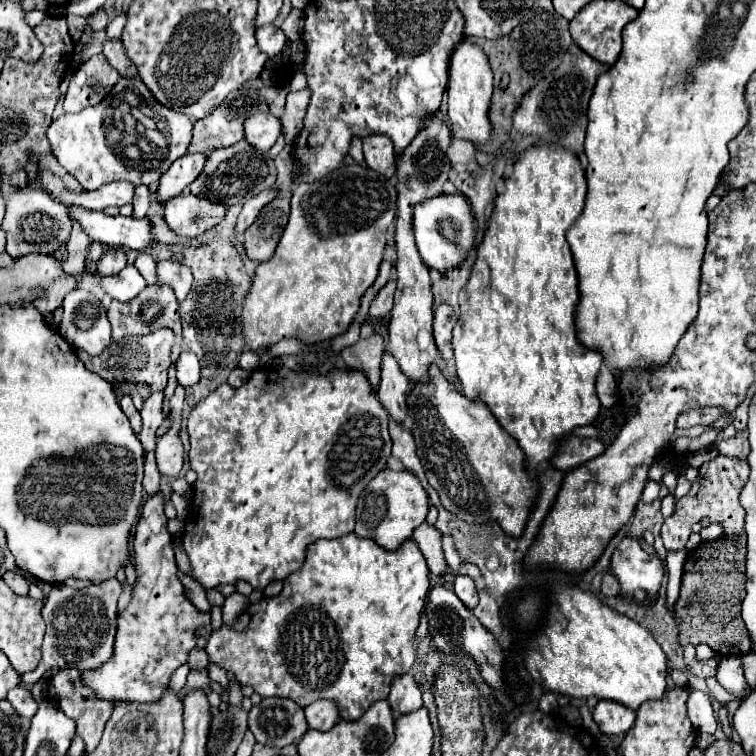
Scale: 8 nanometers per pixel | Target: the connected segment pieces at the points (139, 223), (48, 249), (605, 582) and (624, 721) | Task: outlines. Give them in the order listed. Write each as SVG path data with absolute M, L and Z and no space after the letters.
M70 207L72 219L80 221L86 233L110 247L128 247L136 251L144 251L146 247L154 245L152 235L152 221L148 217L134 219L134 217L110 217L102 211L84 211L78 207Z
M22 189L8 199L2 229L6 231L6 251L14 259L28 253L64 255L72 231L72 219L68 217L68 207L64 203L46 197L46 193L42 191Z
M604 573L604 577L602 577L602 595L606 595L606 597L620 595L620 585L612 573Z
M598 701L598 705L592 711L592 717L602 733L618 735L626 733L634 725L636 713L616 701Z

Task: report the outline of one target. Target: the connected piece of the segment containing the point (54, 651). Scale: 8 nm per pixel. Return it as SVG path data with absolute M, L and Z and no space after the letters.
M108 579L102 585L90 585L86 589L72 589L66 585L56 585L48 599L44 601L42 617L46 621L46 635L42 645L42 661L34 671L22 675L20 687L34 685L50 669L98 669L112 657L112 645L116 639L116 617L118 617L118 597L122 593L122 583Z

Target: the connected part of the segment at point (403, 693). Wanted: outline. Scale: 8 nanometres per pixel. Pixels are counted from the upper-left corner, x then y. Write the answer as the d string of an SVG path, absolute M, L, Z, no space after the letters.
M400 675L392 679L392 691L388 695L394 713L410 713L422 705L422 691L412 675Z

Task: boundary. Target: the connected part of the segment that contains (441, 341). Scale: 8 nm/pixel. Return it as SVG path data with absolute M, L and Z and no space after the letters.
M442 303L434 309L434 339L436 339L440 355L446 361L450 361L454 357L450 339L452 339L452 329L454 329L456 321L458 321L458 317L450 305Z

